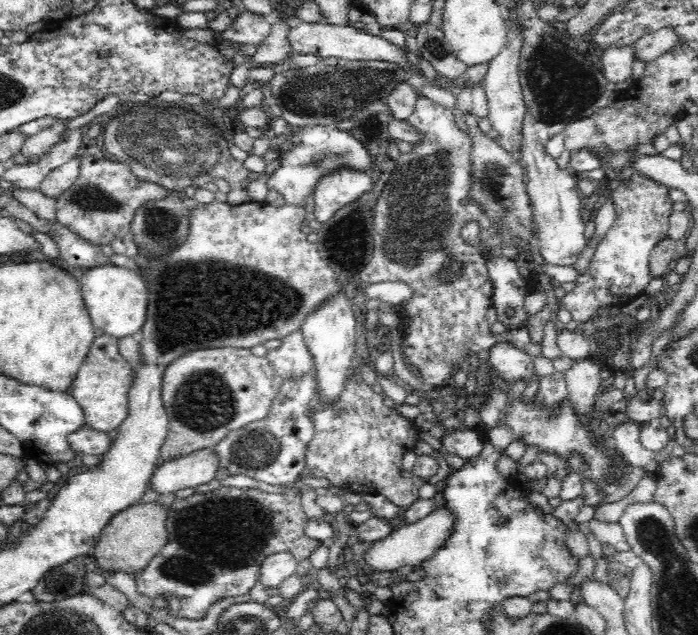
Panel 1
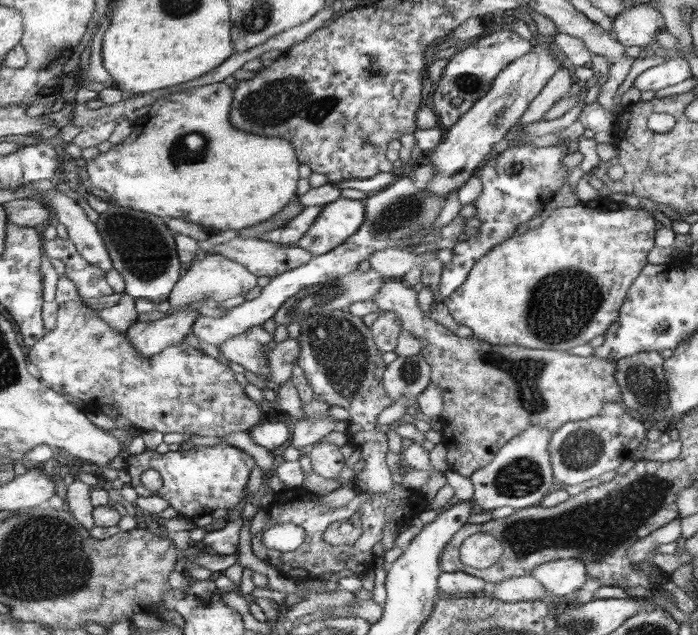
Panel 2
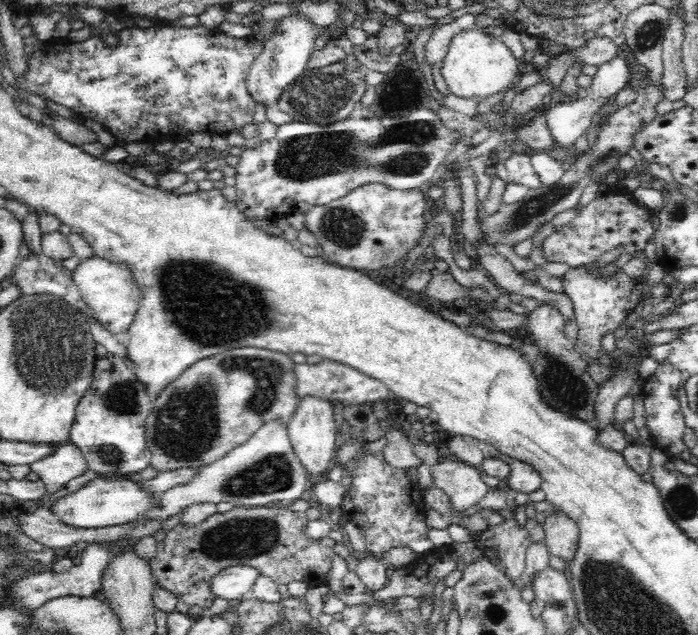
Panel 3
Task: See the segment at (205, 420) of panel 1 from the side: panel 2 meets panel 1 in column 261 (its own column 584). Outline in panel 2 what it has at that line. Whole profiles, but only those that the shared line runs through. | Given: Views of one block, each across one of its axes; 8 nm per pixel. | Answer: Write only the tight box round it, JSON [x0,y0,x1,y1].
[372,278,643,479]

